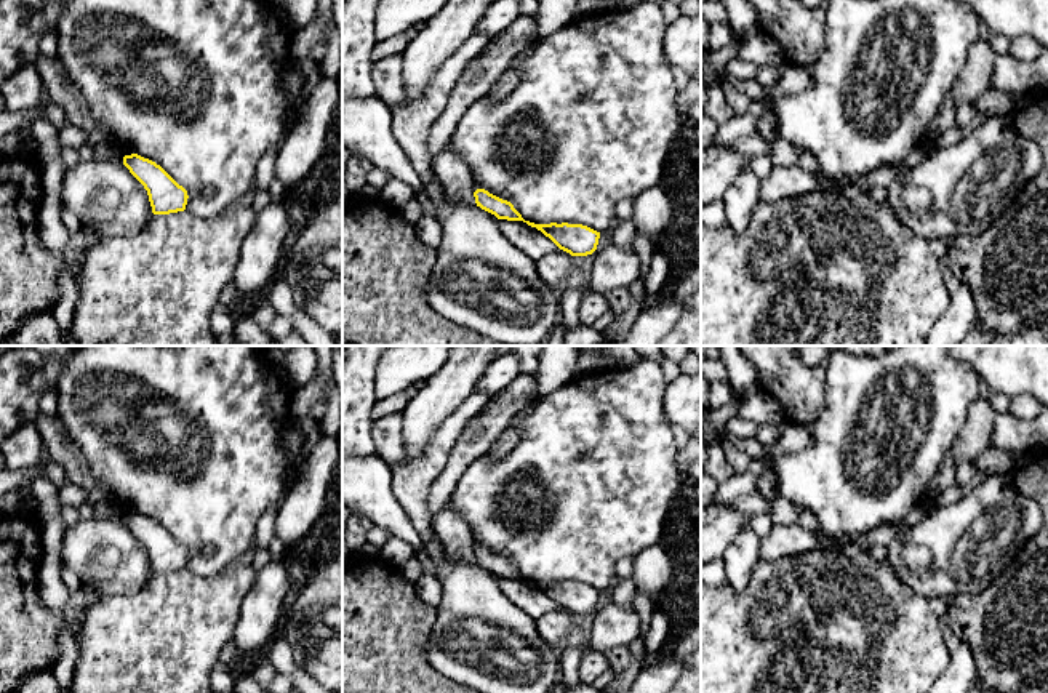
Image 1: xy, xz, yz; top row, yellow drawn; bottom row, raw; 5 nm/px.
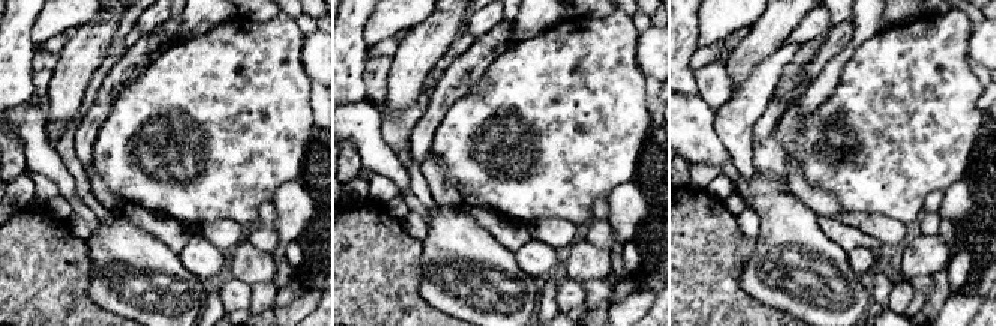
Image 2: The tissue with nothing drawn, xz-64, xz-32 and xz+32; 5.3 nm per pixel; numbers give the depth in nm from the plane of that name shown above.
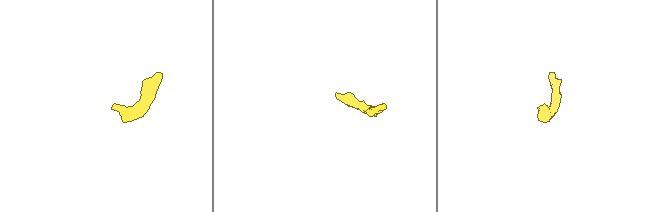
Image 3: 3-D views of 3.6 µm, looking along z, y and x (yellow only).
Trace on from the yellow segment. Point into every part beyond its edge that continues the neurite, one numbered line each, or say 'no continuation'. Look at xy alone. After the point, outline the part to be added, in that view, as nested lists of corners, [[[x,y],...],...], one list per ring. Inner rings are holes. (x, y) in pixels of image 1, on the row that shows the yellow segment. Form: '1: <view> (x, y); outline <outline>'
no continuation

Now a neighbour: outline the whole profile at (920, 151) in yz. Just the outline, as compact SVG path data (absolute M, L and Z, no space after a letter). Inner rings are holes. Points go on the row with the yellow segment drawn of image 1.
M922 142L902 162L891 163L886 166L888 168L912 168L928 154L928 150L930 150L928 142Z

